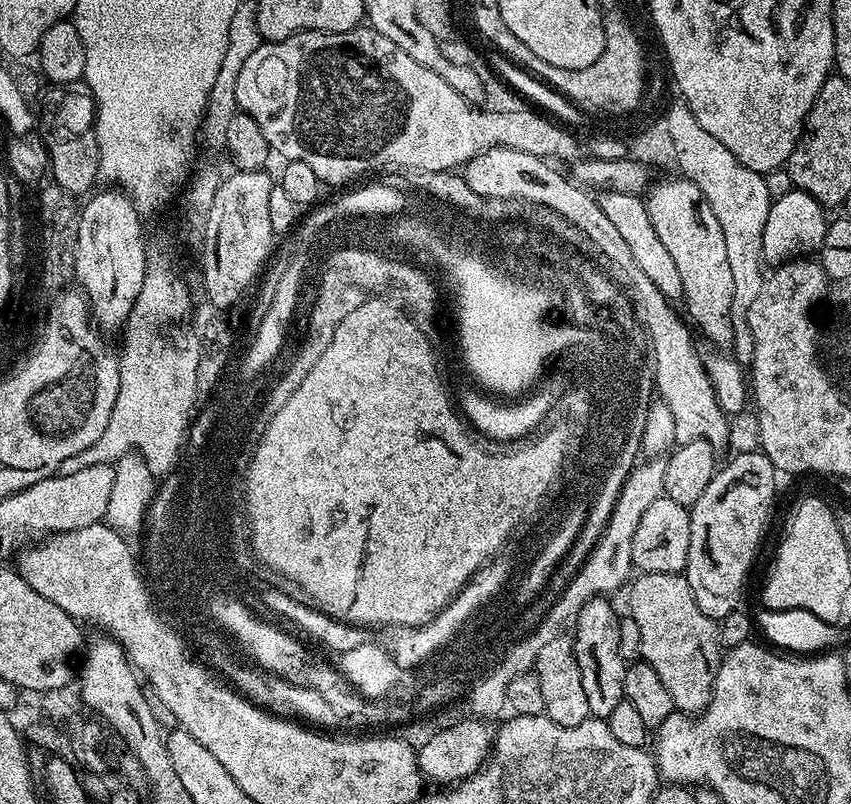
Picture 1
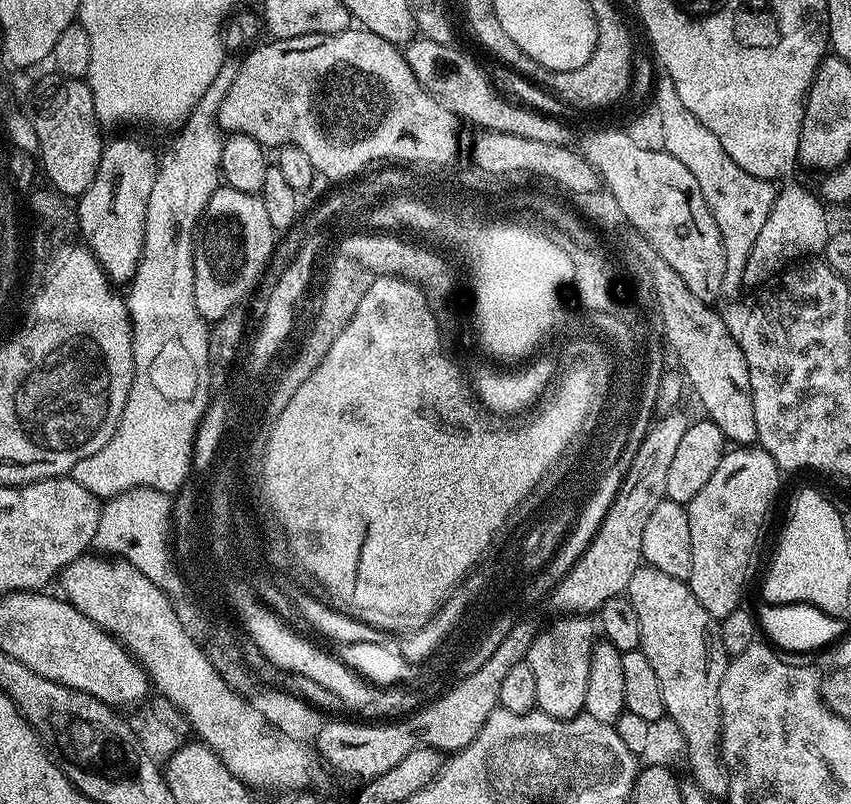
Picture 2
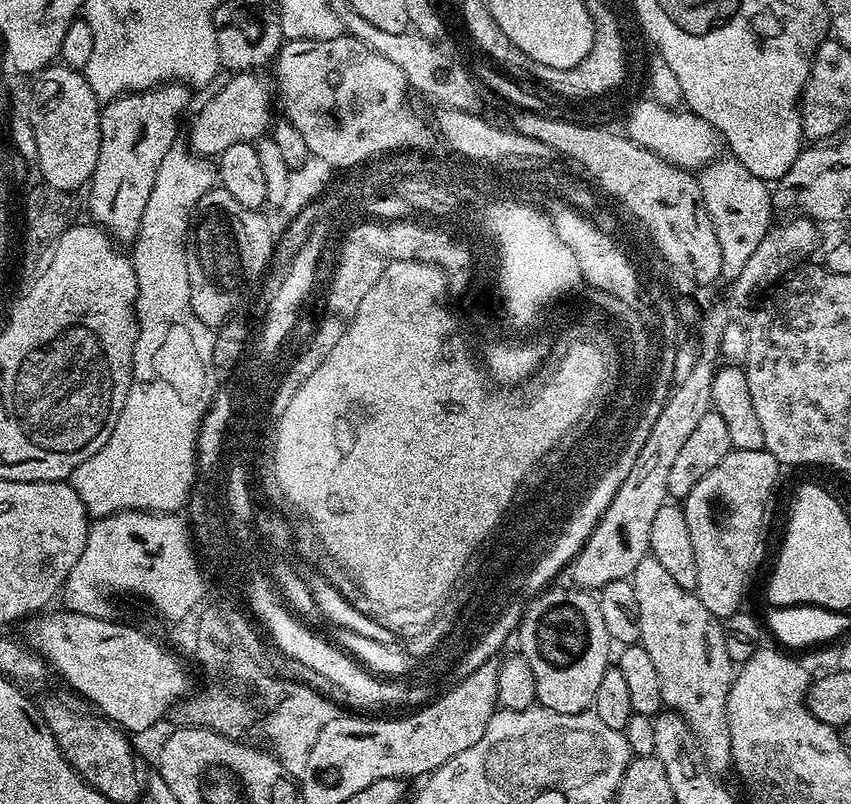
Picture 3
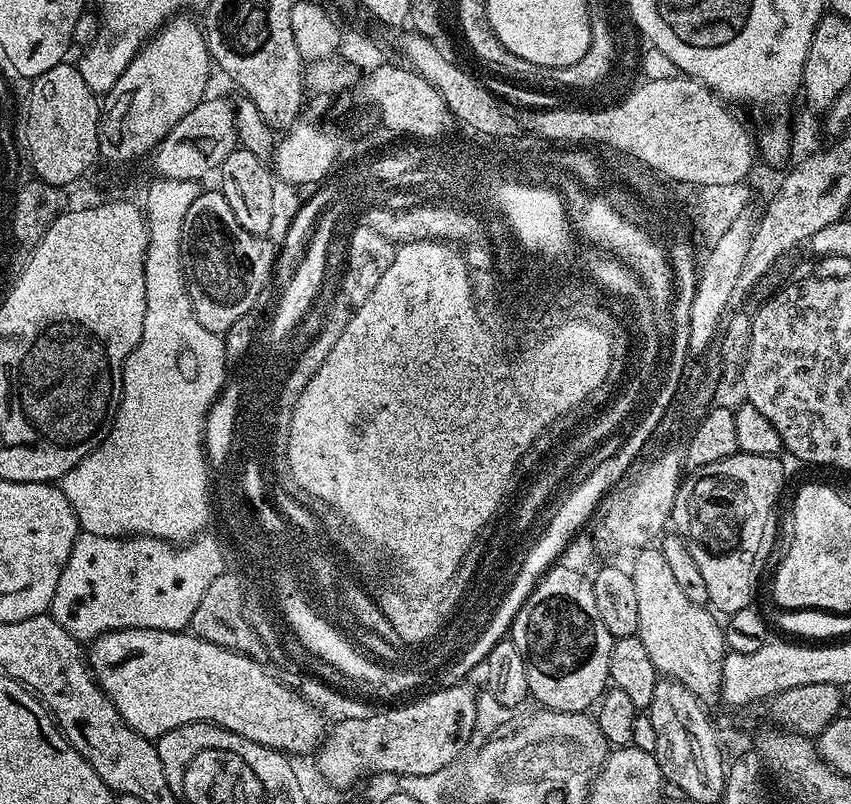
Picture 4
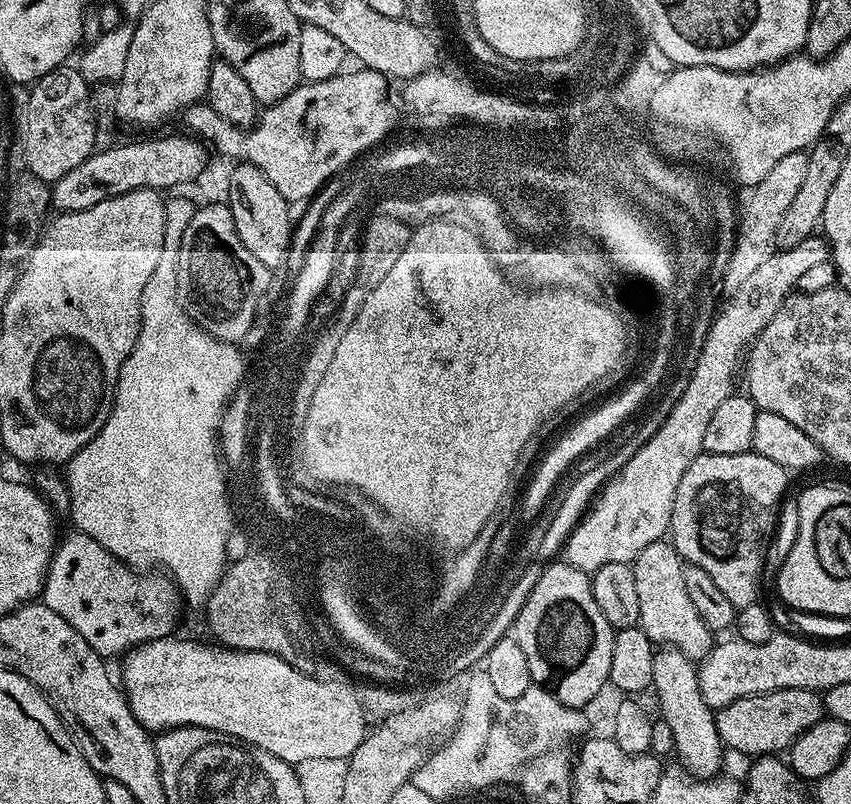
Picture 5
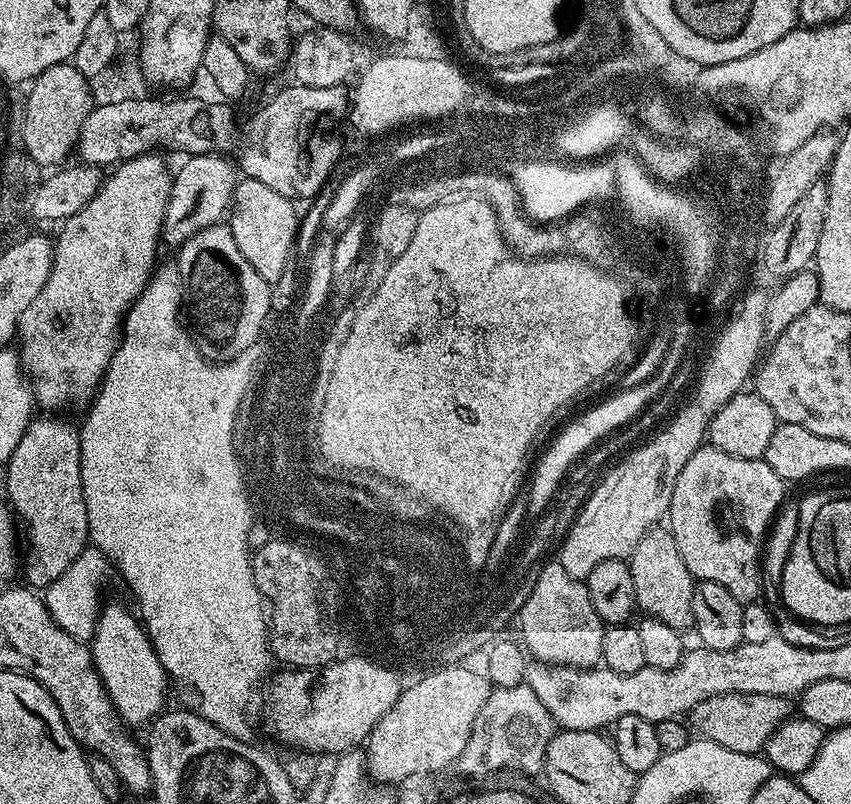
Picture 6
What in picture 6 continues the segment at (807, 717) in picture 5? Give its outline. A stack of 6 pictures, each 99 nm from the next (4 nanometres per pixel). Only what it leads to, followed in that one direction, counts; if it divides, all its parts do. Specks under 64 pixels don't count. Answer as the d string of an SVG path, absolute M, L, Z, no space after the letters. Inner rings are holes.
M722 694L698 702L690 713L691 723L701 737L718 742L738 754L759 753L768 739L793 715L789 697L774 694Z

